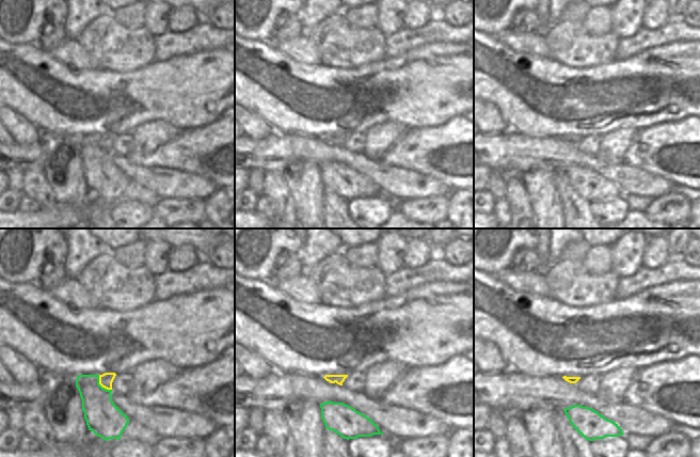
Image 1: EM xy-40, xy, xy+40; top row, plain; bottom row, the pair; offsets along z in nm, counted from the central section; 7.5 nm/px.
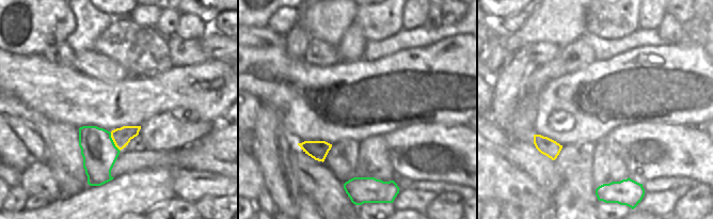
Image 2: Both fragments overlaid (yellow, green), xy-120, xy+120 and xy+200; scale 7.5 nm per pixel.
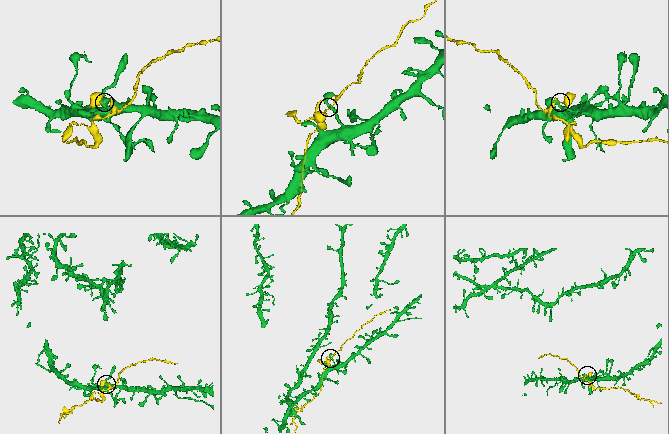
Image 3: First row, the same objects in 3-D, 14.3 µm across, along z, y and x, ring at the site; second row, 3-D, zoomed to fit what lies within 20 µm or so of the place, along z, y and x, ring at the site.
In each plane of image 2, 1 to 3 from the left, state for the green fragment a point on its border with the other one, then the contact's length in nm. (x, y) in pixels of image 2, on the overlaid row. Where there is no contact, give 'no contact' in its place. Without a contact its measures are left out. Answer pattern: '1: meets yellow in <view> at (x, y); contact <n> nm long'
1: meets yellow in xy-120 at (113, 141); contact 160 nm long
2: no contact
3: no contact

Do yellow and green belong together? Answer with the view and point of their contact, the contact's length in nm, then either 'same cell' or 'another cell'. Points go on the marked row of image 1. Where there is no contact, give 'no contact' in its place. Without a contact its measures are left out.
contact xy-40 (101, 385); length 160 nm; another cell

